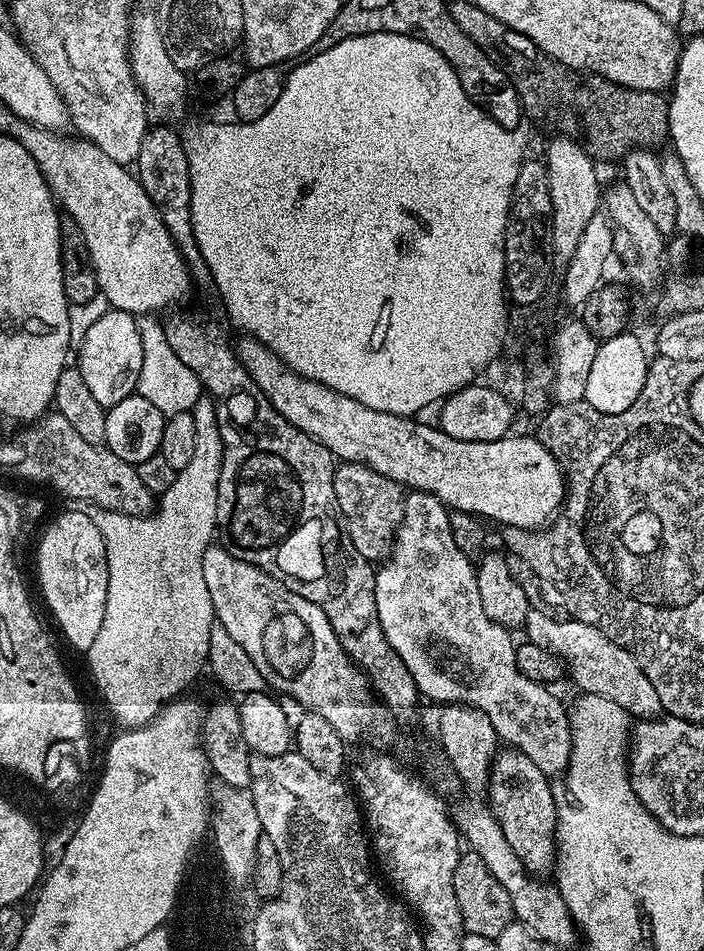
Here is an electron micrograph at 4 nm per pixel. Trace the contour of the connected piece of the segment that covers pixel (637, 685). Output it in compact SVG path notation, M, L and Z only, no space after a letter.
M548 616L542 617L541 620L529 619L526 625L527 639L553 652L561 660L567 675L568 672L572 675L572 680L580 687L581 693L606 698L622 706L629 717L639 718L644 722L659 717L662 709L658 693L631 654L622 646L616 645L600 628L581 620L563 619L556 621Z

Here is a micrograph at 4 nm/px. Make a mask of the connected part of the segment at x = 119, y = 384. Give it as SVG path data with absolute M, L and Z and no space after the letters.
M107 311L81 334L80 349L74 352L74 364L80 369L82 382L86 382L90 394L106 410L137 391L145 349L140 341L137 317L130 312Z

